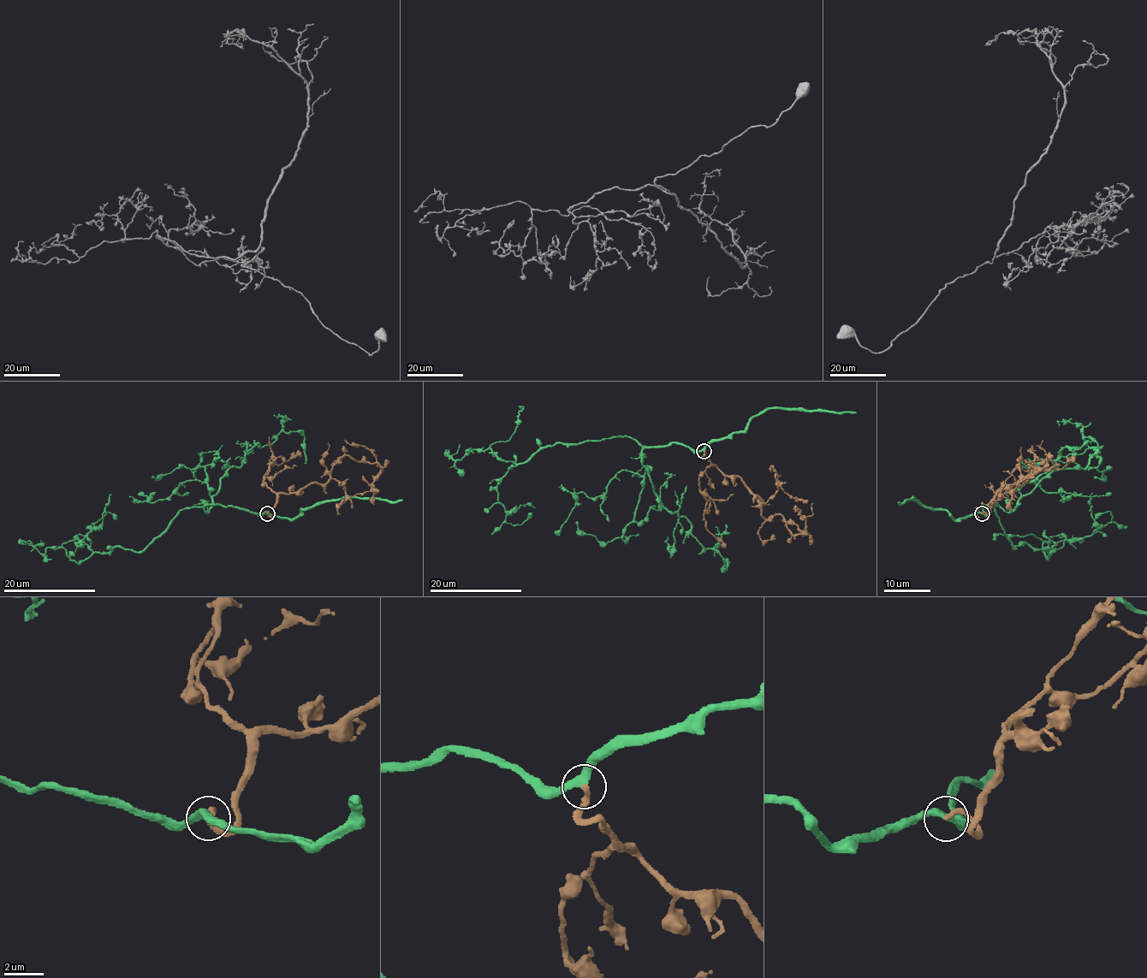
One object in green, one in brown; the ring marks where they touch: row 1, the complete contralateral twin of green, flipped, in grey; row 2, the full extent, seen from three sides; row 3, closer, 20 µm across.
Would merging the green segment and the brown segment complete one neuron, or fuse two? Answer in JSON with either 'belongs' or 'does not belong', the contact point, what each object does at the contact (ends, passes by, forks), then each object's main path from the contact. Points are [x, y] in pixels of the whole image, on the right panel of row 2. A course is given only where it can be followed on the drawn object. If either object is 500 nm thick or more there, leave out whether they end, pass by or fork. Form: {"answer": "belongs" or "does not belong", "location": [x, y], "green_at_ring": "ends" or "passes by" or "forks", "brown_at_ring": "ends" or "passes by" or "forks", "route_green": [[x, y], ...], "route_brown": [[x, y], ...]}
{"answer": "belongs", "location": [982, 513], "green_at_ring": "passes by", "brown_at_ring": "ends", "route_green": [[981, 513], [997, 503], [1013, 548], [1026, 542], [1049, 549], [1047, 558], [1042, 543], [1066, 540], [1048, 537]], "route_brown": [[981, 513], [988, 517], [997, 493], [1031, 472], [1026, 461], [1039, 469], [1013, 491], [1011, 511]]}

